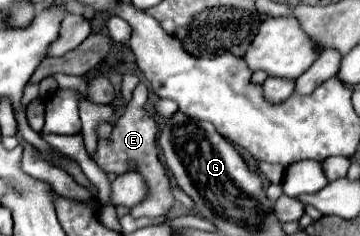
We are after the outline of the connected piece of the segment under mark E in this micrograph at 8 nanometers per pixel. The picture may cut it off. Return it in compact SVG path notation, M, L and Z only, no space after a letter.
M139 83L133 91L131 101L127 103L123 115L117 119L113 133L111 133L111 141L99 141L99 149L95 155L91 155L99 167L103 167L107 173L125 173L129 171L129 161L137 161L137 171L143 173L147 185L149 185L149 197L145 201L141 201L137 207L131 207L131 215L135 219L139 217L165 217L175 199L169 191L169 177L167 177L167 169L161 165L159 161L159 153L157 153L157 121L153 119L153 115L147 111L147 85Z

